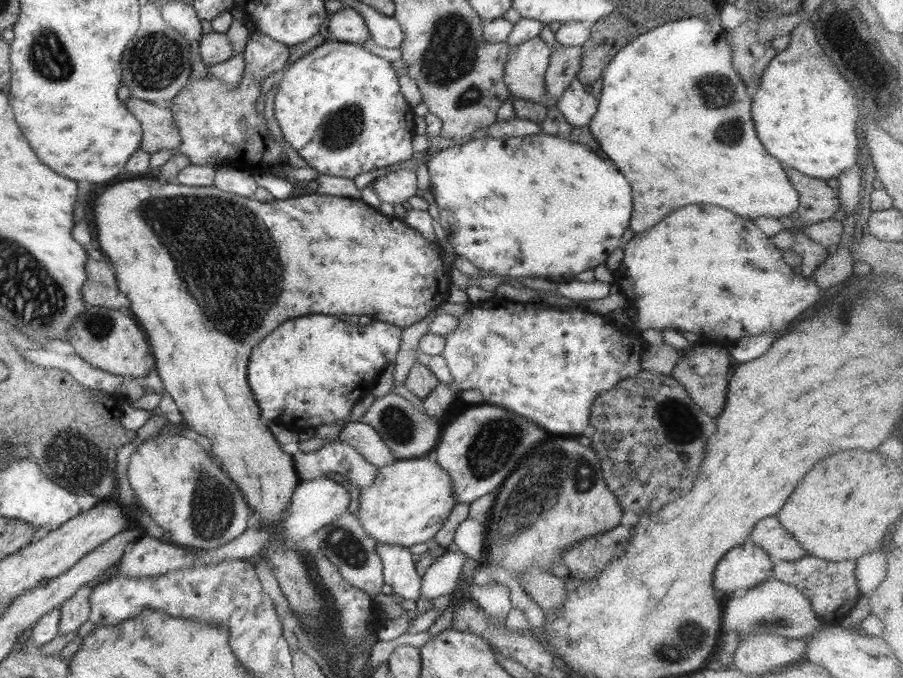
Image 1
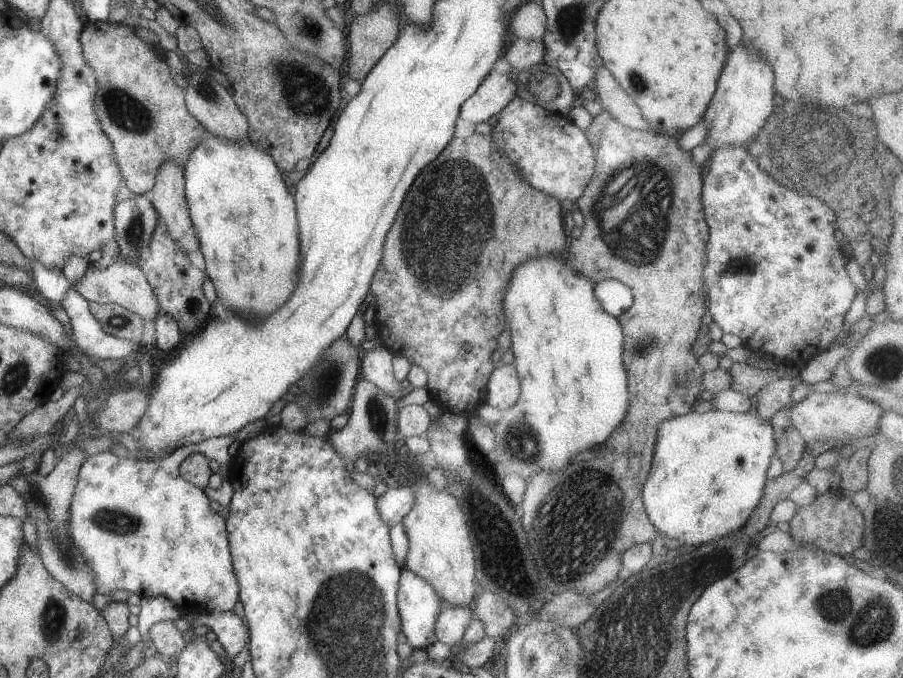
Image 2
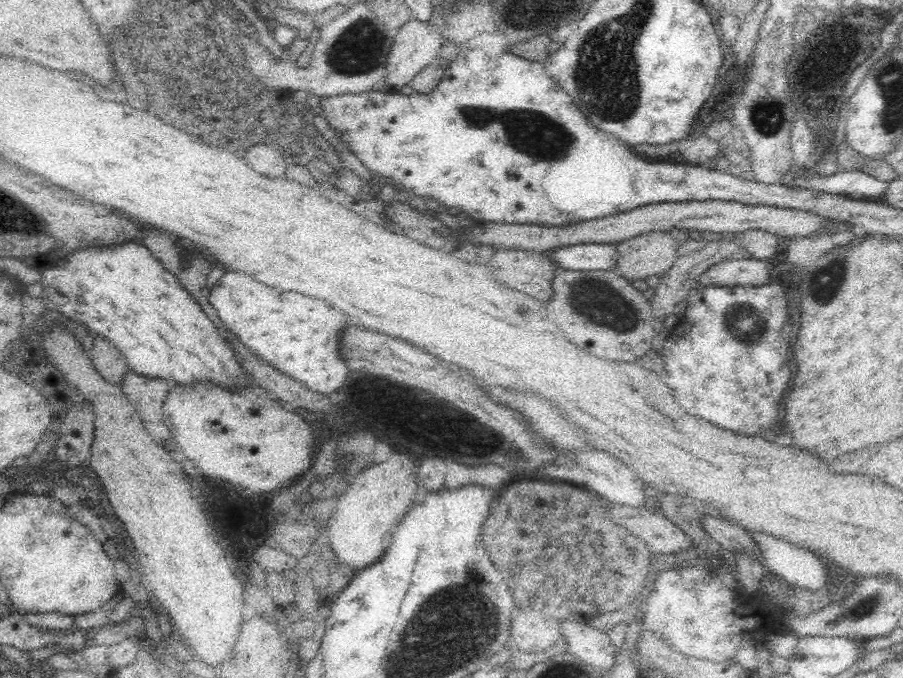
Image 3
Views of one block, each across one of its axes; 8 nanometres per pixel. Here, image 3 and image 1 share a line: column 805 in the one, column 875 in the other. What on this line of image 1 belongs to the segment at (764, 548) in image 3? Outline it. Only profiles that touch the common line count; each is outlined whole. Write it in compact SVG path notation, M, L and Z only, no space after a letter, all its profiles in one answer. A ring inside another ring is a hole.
M875 550L857 558L854 576L860 597L868 596L885 579L885 554Z

